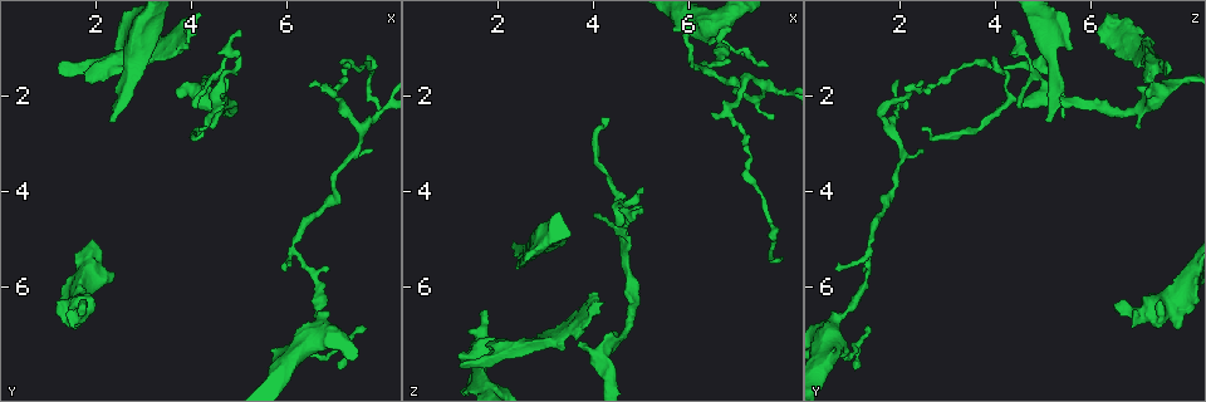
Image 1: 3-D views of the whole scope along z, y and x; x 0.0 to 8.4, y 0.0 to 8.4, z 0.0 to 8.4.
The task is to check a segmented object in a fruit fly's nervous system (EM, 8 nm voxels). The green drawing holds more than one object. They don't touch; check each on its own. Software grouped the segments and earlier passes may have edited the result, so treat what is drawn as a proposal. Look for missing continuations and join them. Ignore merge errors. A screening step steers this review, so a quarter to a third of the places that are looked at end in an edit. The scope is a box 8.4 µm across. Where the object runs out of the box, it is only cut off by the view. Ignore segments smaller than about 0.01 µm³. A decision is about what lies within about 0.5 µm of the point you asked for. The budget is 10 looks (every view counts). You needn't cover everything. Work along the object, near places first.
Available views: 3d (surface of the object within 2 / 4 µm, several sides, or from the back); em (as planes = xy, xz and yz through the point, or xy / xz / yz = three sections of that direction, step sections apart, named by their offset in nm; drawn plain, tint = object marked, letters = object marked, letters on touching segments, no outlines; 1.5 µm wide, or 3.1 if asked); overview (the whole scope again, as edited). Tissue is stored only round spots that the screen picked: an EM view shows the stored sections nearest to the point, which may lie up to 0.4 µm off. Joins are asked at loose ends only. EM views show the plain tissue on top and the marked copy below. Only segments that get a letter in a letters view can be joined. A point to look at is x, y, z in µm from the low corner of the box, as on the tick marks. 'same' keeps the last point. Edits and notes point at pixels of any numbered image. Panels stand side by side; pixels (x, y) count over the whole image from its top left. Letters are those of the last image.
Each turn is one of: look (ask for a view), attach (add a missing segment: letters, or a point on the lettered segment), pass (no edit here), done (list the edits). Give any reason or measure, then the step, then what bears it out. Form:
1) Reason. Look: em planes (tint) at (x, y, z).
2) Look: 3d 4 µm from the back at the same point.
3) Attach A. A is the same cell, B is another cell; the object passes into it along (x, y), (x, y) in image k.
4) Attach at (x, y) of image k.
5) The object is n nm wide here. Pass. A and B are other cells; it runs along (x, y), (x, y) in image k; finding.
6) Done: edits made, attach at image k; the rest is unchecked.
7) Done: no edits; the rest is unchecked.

Thin end. Look: em xz step 8 (letters) at (4.15, 2.25, 4.55).

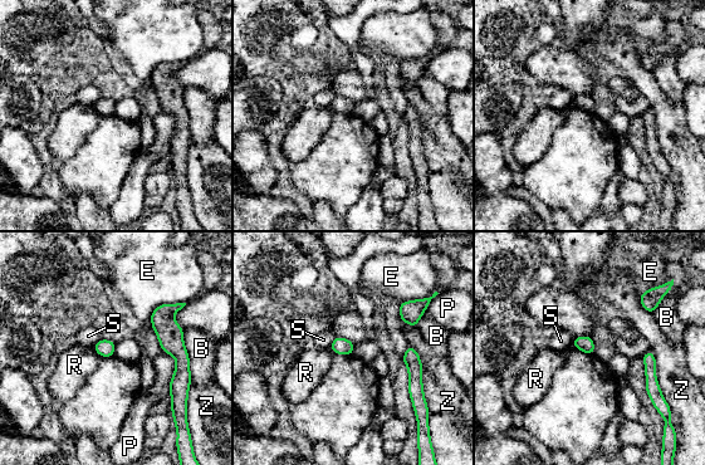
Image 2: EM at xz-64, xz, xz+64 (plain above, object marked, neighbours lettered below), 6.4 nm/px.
Another direction. Look: em planes (letters) at the same point.

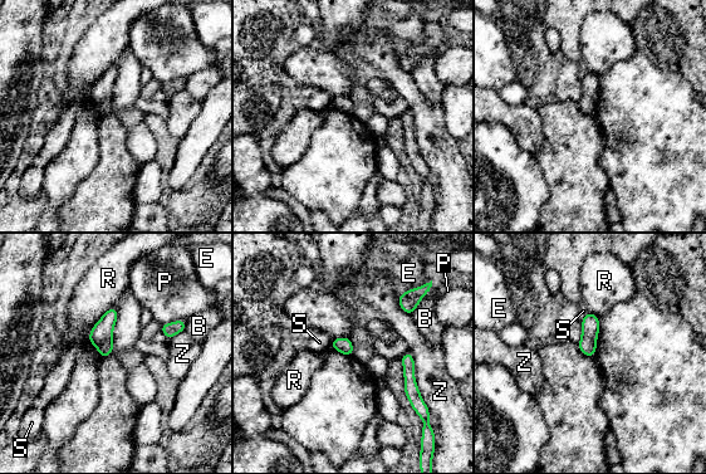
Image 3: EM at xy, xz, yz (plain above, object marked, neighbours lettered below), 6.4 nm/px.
Pass. B, E, P, R, S and Z are other cells; a border runs along (332, 340), (329, 346) in image 3; none of them fits.

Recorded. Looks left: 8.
Free end. Look: em yz step 4 (letters) at (1.75, 1.75, 7.30).

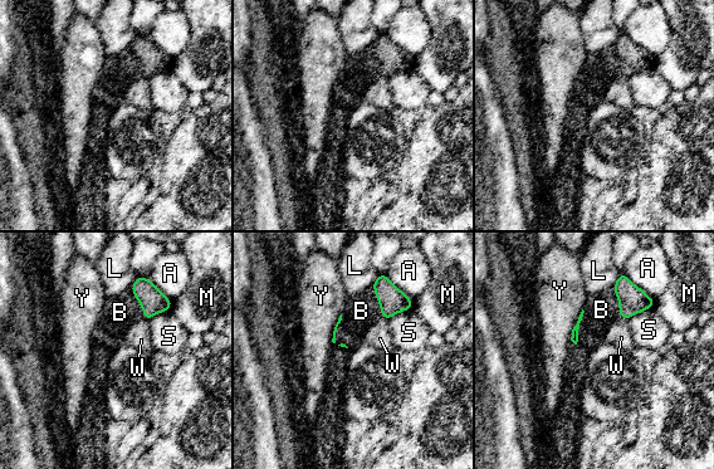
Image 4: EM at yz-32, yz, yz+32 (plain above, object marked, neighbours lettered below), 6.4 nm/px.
Attach B. B is the same cell, A, L, M, S, W and Y are other cells; the object passes into it along (575, 332), (578, 327), (601, 309) in image 4; it goes on there.

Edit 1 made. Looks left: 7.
Branch stops here. Look: em planes (letters) at (4.30, 2.70, 2.50).

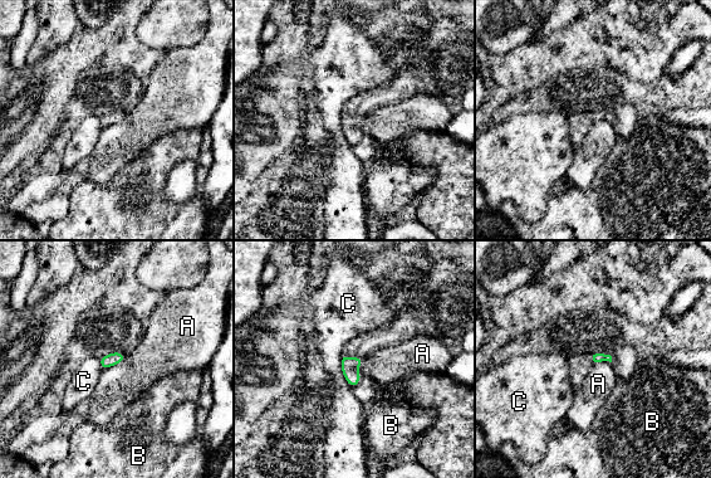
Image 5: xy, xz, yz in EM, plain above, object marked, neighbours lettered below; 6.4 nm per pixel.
Pass. A, B and C are other cells; a border runs along (126, 356), (119, 362), (102, 370) in image 5; none of them fits.

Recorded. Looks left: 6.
Done: edits made, attach at image 4; the rest is unchecked.

